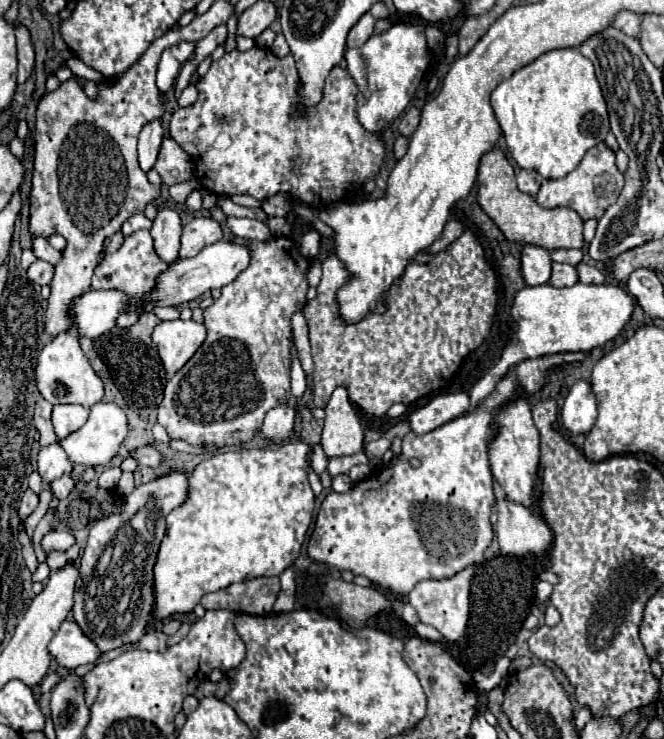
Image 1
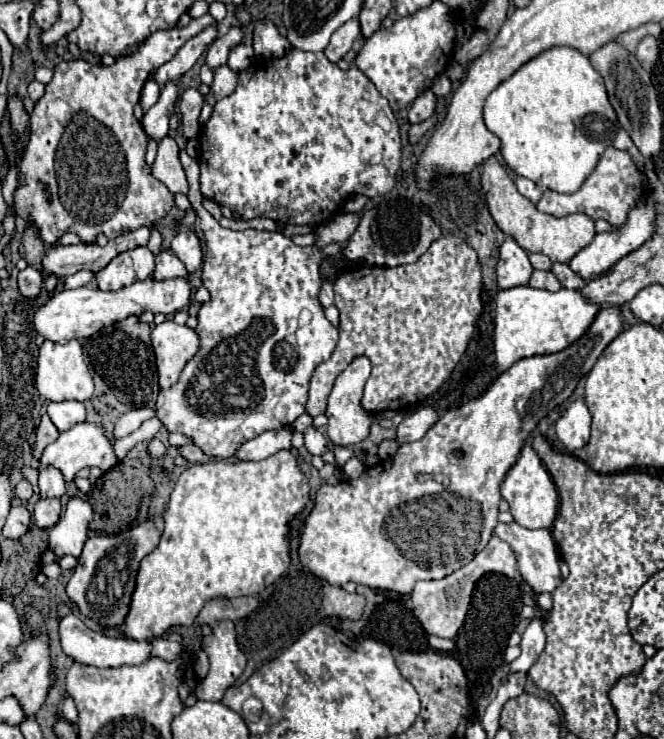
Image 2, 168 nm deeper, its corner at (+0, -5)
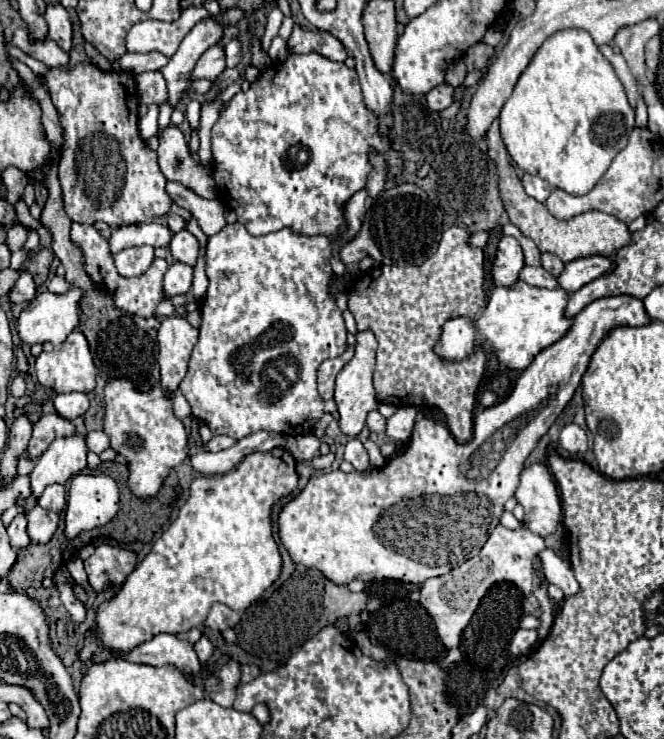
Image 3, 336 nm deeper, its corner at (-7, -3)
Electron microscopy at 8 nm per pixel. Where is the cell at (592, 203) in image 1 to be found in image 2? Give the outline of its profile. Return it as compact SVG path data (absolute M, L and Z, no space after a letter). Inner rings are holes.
M607 147L593 169L593 173L587 177L587 181L575 191L575 193L557 193L547 189L543 197L537 203L537 209L541 213L549 213L555 217L565 217L569 213L585 213L591 219L605 219L611 225L623 225L627 211L643 197L643 177L635 163L631 161L627 151L619 151L615 147Z

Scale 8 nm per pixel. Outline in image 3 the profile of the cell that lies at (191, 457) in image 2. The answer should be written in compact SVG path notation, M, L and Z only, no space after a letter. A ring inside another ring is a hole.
M218 435L218 437L214 437L212 441L208 441L206 443L206 447L208 447L208 451L222 451L222 449L228 449L228 447L232 447L236 441L232 439L232 437L228 437L228 435Z

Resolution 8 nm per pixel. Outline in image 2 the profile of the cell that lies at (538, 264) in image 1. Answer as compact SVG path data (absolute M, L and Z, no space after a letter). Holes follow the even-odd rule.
M507 237L501 245L501 257L497 263L497 283L499 289L511 289L519 285L529 285L531 279L531 261L529 253L517 245L513 237Z

